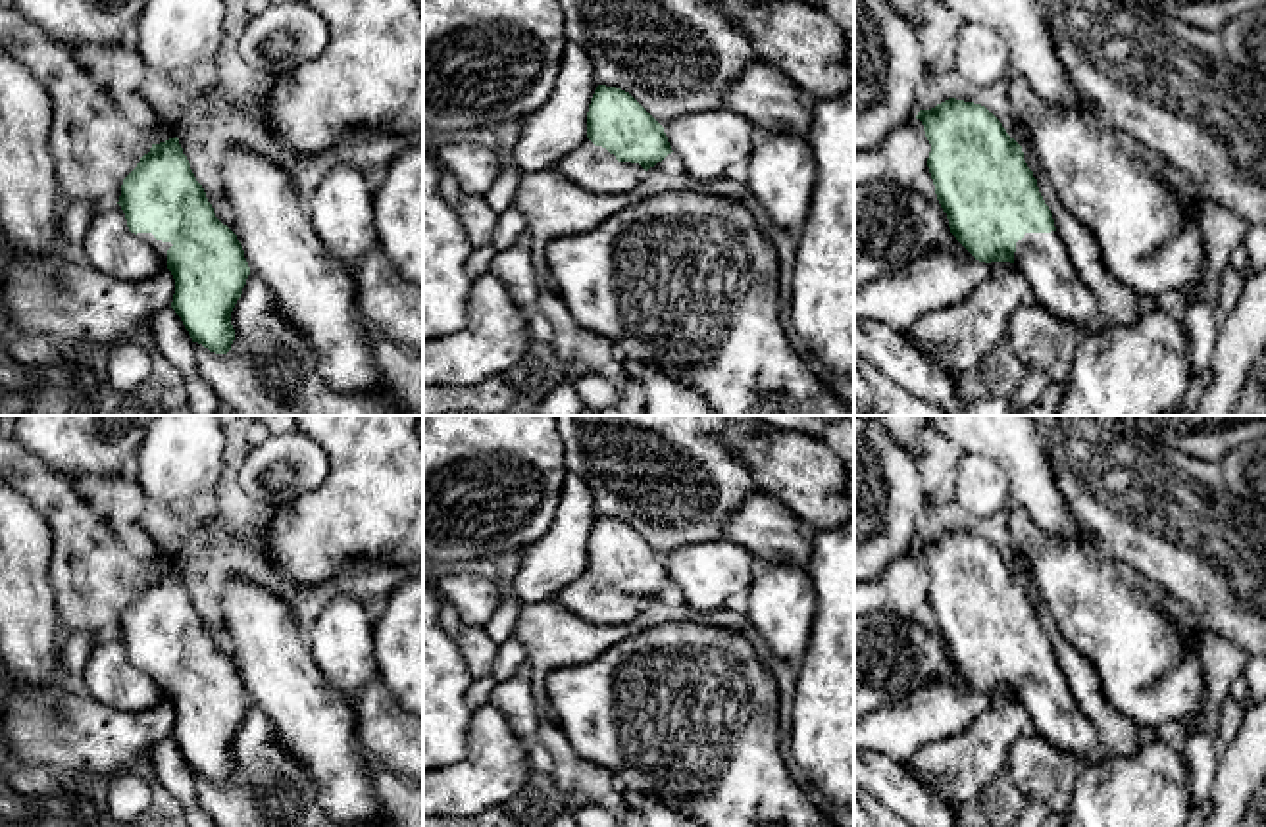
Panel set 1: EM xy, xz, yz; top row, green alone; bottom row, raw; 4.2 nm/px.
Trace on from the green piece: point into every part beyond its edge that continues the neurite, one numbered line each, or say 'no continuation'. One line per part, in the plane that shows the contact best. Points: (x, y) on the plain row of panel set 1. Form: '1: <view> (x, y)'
1: xy (158, 677)

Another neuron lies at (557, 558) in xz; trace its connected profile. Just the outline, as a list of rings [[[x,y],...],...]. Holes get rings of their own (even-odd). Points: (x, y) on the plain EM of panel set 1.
[[[568,471],[552,525],[521,552],[514,579],[521,606],[554,600],[587,569],[587,542],[596,517],[589,485]]]

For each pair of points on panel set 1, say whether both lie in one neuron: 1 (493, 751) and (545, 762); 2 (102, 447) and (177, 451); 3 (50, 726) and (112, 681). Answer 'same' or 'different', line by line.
1: different
2: different
3: different

